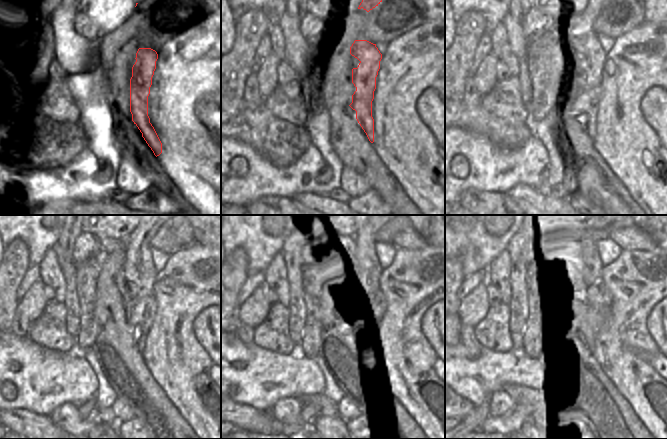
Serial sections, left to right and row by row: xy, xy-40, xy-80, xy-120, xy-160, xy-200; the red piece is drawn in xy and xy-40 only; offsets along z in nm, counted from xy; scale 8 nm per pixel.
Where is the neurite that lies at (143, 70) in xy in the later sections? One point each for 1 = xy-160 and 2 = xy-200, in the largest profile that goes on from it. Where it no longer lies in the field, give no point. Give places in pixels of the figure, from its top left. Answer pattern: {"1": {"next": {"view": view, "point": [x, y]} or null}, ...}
{"1": {"next": {"view": "xy-160", "point": [365, 270]}}, "2": {"next": {"view": "xy-200", "point": [596, 298]}}}

